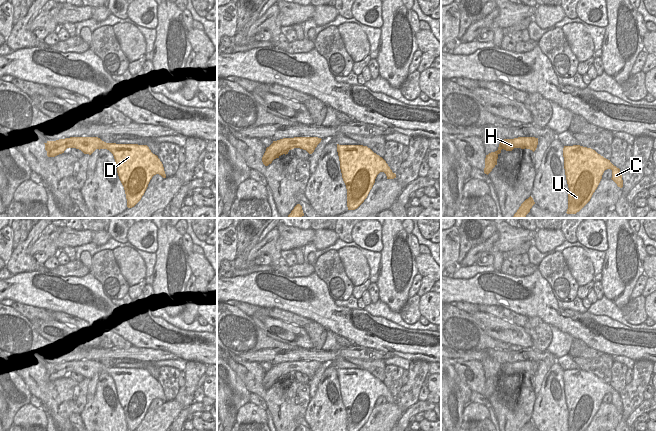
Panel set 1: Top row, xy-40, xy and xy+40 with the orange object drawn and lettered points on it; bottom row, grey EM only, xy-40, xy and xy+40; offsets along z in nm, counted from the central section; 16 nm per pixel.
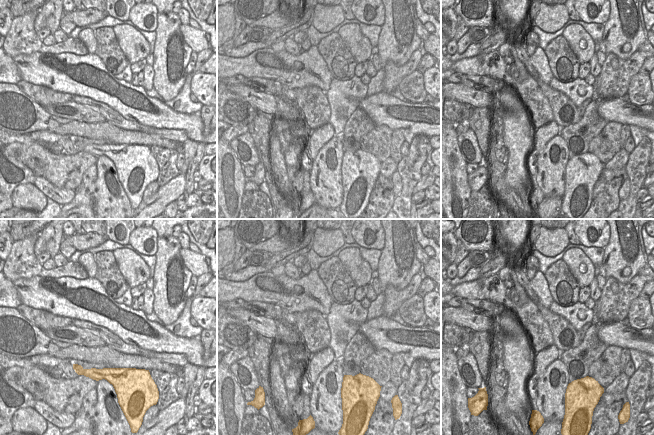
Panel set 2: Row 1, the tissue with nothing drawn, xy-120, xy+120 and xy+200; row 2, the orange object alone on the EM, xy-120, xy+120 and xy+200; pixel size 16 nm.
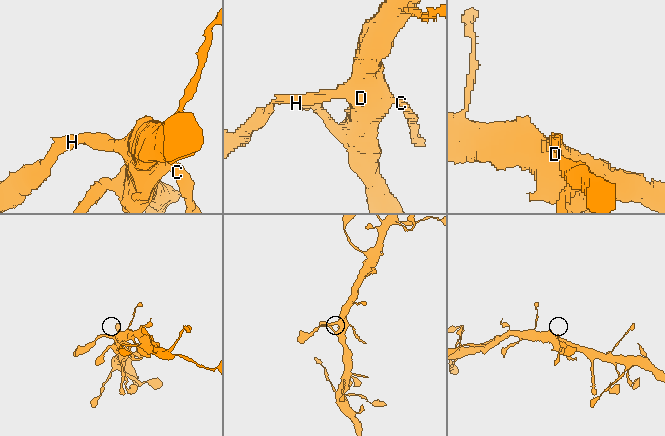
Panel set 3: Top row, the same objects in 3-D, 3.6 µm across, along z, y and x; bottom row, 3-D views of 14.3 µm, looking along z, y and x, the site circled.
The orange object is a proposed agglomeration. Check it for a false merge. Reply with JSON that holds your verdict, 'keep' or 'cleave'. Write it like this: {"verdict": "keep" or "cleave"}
{"verdict": "cleave"}

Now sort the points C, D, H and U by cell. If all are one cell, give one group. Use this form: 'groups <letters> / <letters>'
groups C / D H U

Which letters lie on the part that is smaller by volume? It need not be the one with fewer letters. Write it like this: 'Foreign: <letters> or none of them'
Foreign: C

